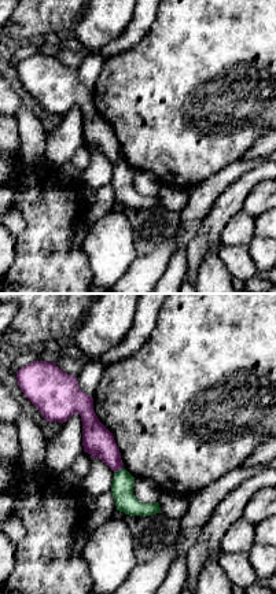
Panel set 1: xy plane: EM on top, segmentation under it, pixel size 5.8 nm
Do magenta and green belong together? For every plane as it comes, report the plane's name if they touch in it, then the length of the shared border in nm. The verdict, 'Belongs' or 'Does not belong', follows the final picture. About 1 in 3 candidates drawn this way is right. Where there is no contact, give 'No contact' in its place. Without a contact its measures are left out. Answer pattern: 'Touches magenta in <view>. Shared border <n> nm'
Touches magenta in xy. Shared border 70 nm

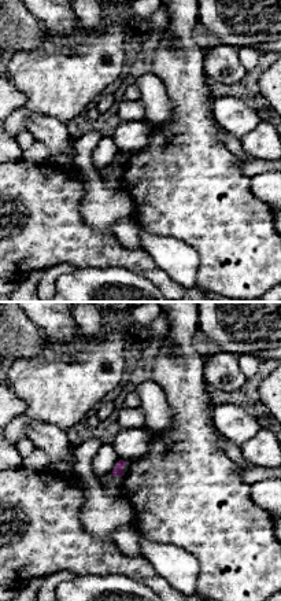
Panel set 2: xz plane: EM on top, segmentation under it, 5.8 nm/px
Touches magenta in xz. Shared border 60 nm

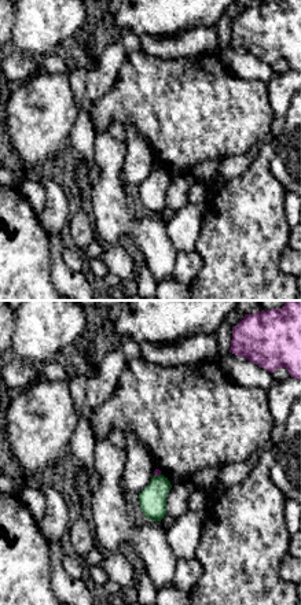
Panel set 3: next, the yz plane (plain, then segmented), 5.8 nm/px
Touches magenta in yz. Shared border 40 nm

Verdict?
Does not belong

